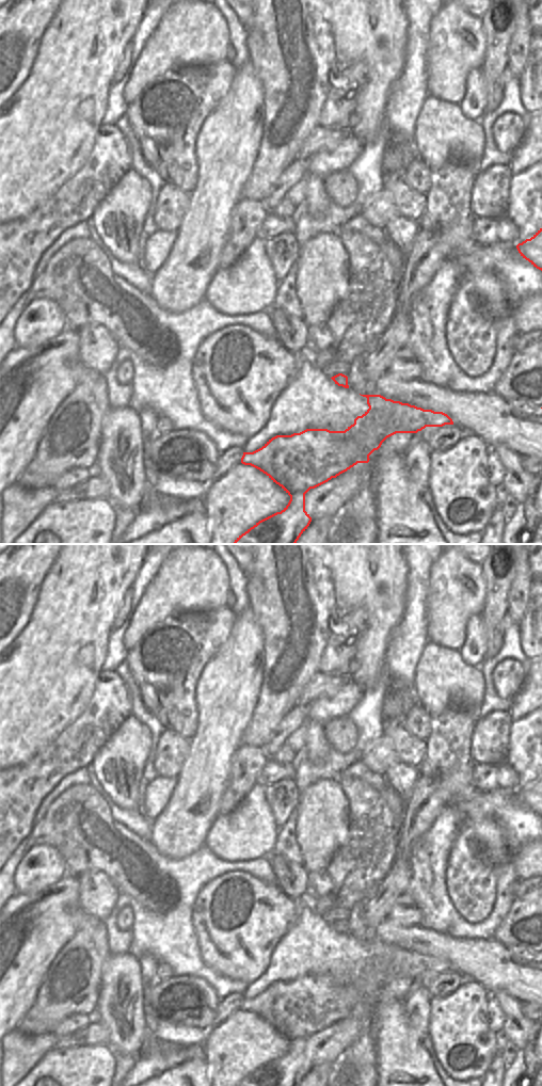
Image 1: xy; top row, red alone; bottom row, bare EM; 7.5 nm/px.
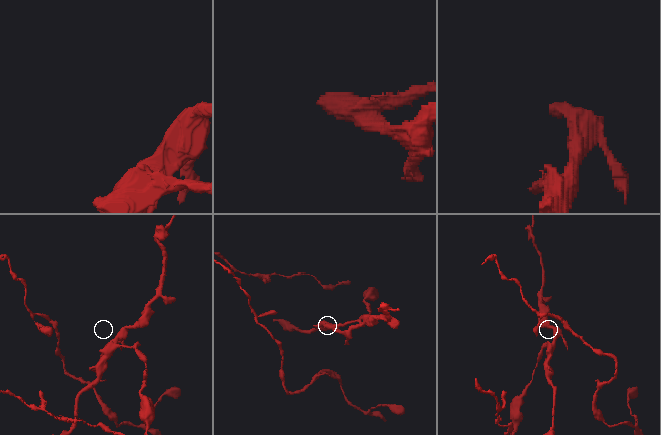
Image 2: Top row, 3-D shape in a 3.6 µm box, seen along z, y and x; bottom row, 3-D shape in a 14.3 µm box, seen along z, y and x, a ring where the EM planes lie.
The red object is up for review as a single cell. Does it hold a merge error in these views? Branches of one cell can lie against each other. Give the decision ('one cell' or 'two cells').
two cells

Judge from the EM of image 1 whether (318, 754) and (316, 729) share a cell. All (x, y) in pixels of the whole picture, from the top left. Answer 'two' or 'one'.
one

